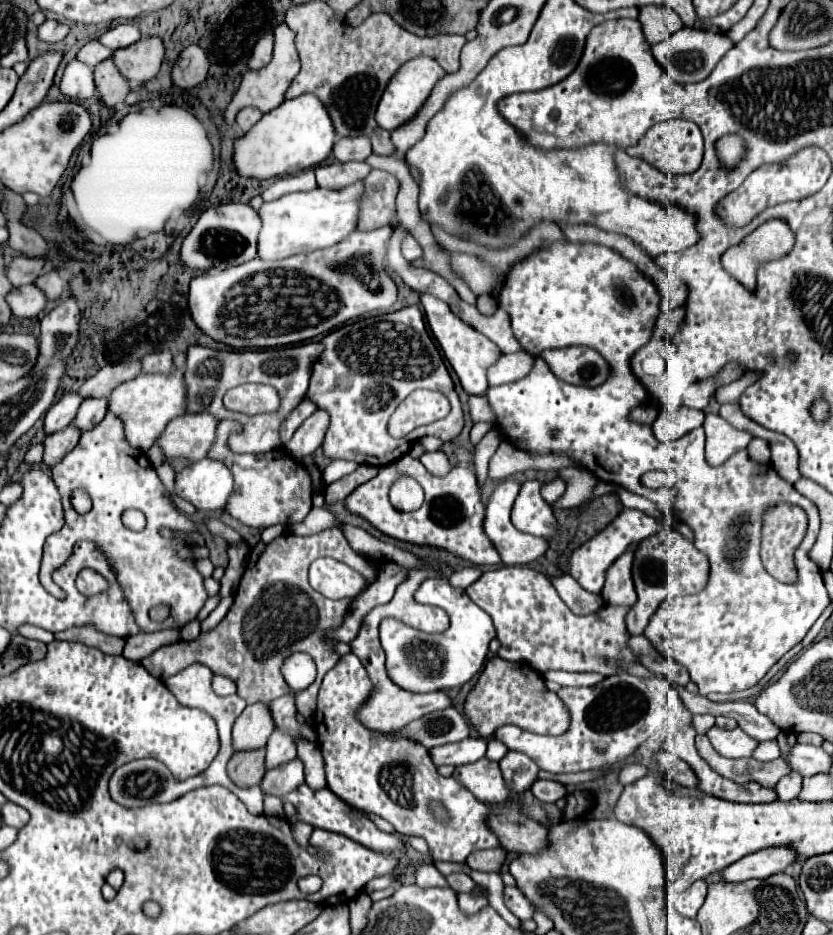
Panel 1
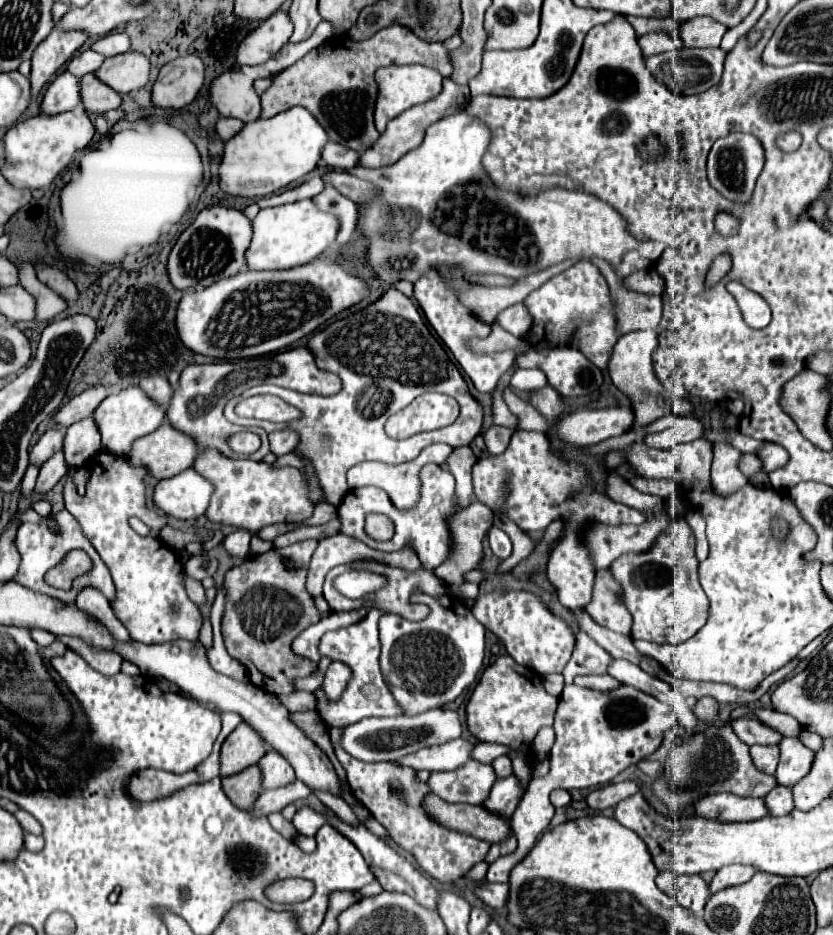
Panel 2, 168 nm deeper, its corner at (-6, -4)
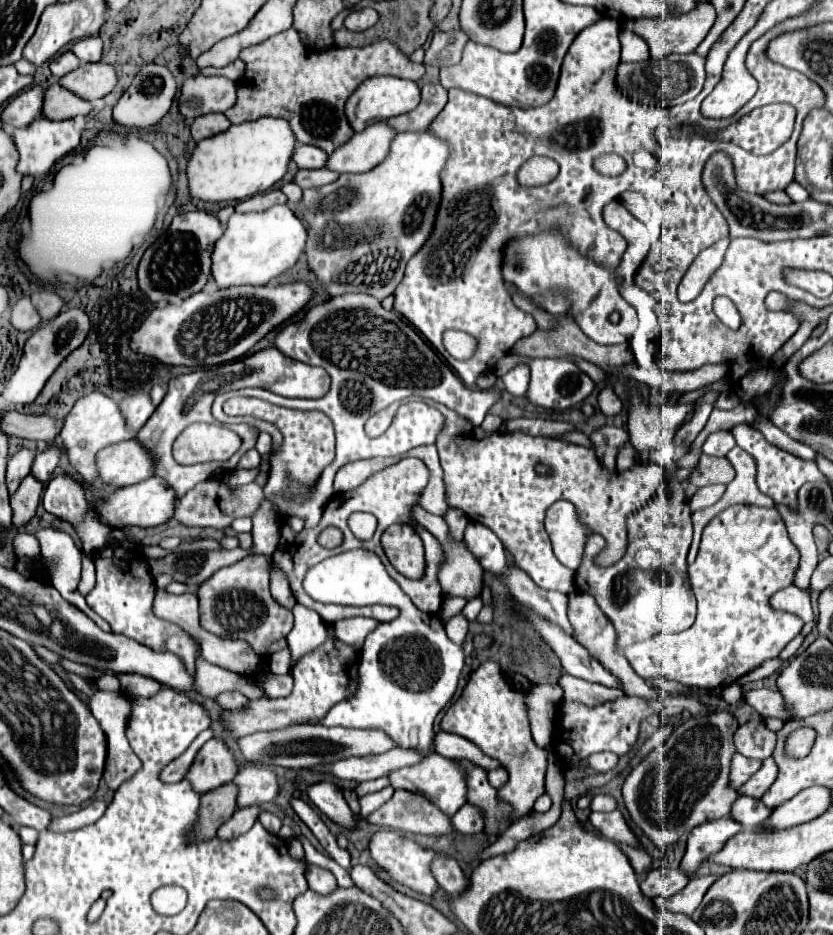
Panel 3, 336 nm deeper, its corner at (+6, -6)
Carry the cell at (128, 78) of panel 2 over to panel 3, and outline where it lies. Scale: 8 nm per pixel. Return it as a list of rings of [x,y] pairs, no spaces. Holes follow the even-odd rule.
[[[82,63],[78,69],[64,75],[60,85],[86,101],[94,101],[102,99],[114,89],[116,73],[114,67],[106,63]]]

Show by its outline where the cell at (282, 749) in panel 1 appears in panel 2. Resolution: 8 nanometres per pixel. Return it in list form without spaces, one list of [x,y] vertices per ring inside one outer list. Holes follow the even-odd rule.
[[[270,749],[262,759],[260,759],[260,769],[262,769],[262,787],[264,789],[276,789],[282,785],[292,783],[296,779],[292,765],[274,749]]]

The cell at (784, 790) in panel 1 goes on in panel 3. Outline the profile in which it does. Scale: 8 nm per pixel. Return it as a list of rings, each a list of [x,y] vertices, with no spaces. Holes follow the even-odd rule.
[[[738,797],[736,803],[732,803],[730,819],[736,819],[744,829],[754,829],[762,825],[772,809],[768,809],[760,799],[754,797]]]

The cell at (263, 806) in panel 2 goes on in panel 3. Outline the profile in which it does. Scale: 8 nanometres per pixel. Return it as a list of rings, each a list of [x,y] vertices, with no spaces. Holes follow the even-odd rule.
[[[244,807],[244,809],[238,809],[238,811],[218,829],[216,837],[218,837],[218,839],[224,839],[224,841],[240,837],[242,833],[246,833],[246,831],[256,823],[258,813],[260,813],[258,807]]]

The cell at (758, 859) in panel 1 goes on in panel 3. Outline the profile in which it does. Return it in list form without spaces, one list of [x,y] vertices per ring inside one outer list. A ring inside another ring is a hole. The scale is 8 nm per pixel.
[[[702,875],[702,877],[694,877],[688,881],[688,885],[684,887],[684,891],[672,895],[672,899],[660,899],[654,897],[652,901],[656,903],[658,909],[662,911],[672,911],[672,913],[686,913],[692,915],[694,909],[700,905],[704,893],[708,891],[708,887],[716,881],[714,875]]]

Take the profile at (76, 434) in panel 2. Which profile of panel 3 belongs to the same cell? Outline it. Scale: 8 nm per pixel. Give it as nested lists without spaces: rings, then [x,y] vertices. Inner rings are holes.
[[[50,447],[46,451],[42,451],[40,455],[36,455],[34,463],[32,463],[32,477],[38,479],[40,483],[48,483],[52,477],[54,467],[58,465],[60,459],[60,447]]]

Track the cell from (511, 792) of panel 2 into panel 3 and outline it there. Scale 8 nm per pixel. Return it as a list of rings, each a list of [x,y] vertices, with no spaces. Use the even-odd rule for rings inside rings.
[[[464,805],[454,817],[452,817],[452,827],[458,833],[464,835],[472,835],[472,833],[480,833],[484,829],[484,817],[482,811],[474,805]]]

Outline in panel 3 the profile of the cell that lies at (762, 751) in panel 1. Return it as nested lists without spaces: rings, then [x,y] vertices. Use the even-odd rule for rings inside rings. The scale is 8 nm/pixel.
[[[734,753],[732,755],[732,765],[730,765],[730,787],[738,789],[740,783],[746,783],[758,769],[760,769],[762,763],[754,761],[754,759],[748,759],[740,753]]]

